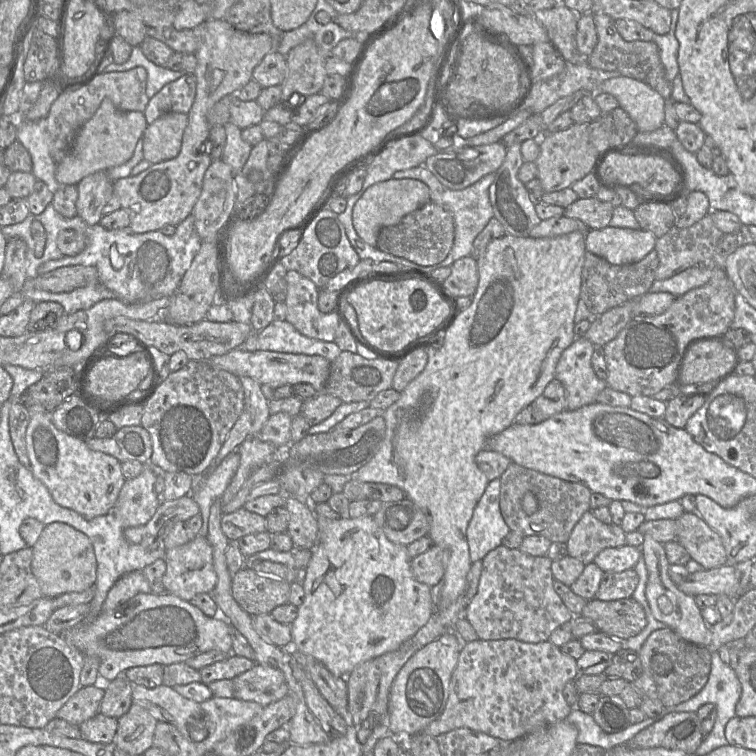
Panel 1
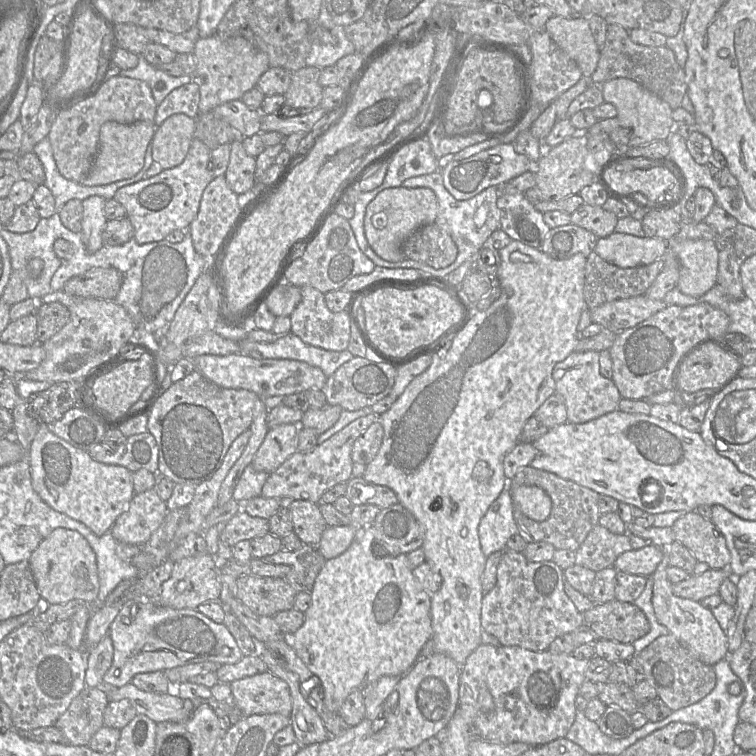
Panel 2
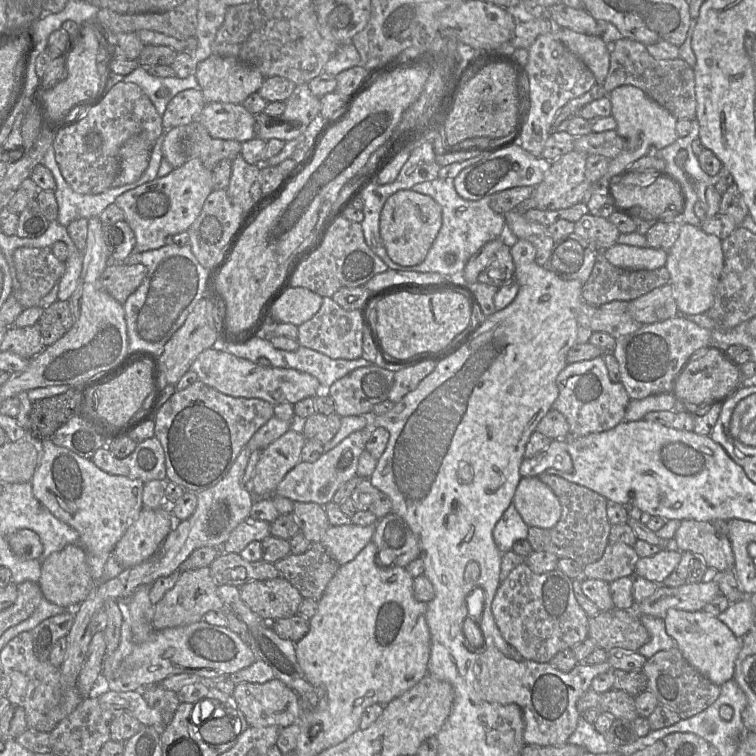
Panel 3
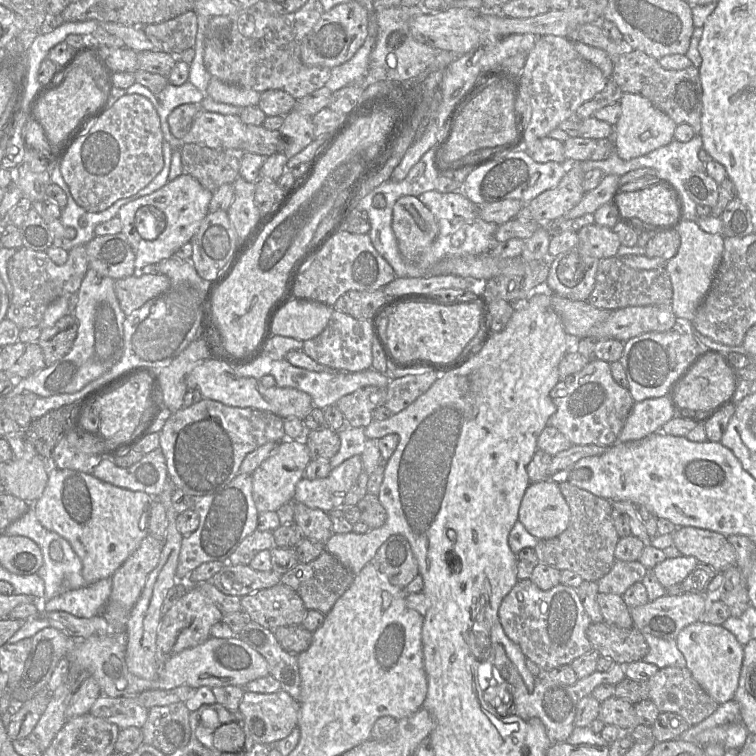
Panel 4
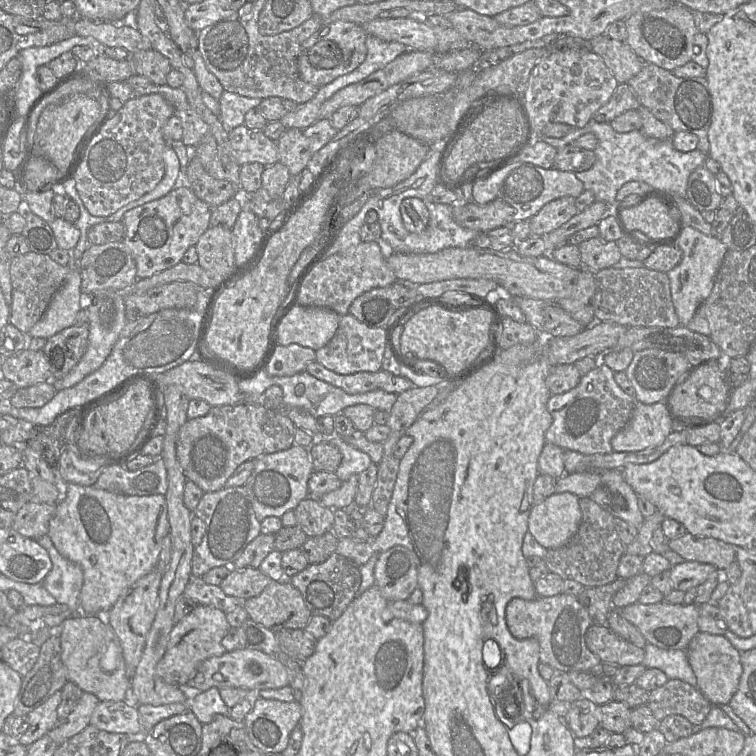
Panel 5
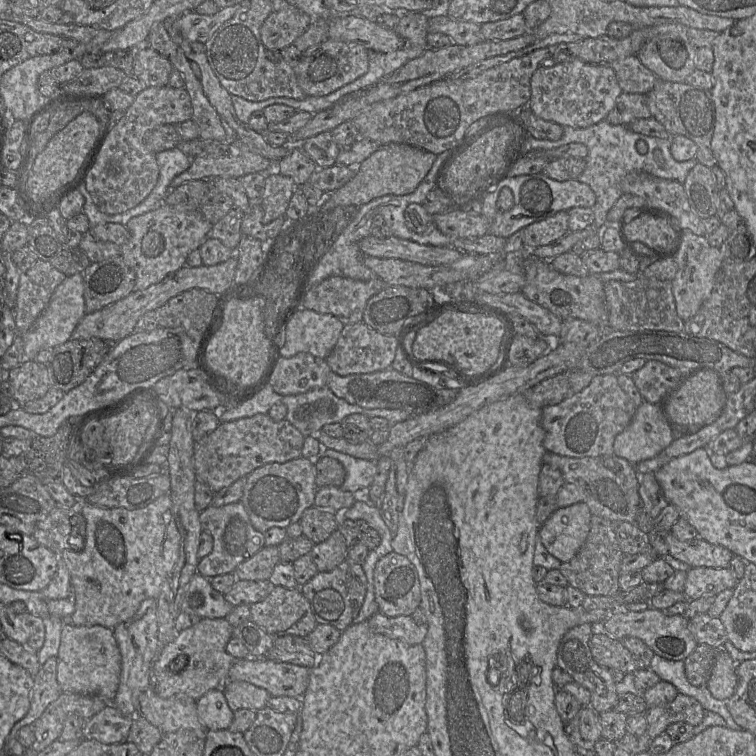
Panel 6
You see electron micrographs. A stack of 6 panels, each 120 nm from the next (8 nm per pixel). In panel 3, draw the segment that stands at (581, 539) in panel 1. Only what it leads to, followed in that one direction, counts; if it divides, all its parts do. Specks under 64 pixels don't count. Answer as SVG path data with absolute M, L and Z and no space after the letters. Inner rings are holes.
M609 543L598 561L583 567L583 574L589 579L611 583L622 577L633 577L638 559L633 547L624 543Z

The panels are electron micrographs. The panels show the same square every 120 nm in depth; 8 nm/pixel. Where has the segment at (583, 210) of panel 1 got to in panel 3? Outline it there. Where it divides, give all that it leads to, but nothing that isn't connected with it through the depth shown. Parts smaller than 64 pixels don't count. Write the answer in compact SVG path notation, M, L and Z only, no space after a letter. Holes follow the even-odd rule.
M590 213L575 223L574 232L592 242L599 251L604 251L615 245L620 235L618 228L608 219Z

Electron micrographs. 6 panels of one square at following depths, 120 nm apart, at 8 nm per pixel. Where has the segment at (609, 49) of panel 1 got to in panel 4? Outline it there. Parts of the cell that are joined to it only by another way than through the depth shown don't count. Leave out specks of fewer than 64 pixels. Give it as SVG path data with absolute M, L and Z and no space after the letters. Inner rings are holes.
M626 48L614 60L611 79L623 93L640 95L661 112L669 116L676 125L690 125L695 135L701 132L703 90L699 69L693 65L683 70L666 70L659 62L642 51Z

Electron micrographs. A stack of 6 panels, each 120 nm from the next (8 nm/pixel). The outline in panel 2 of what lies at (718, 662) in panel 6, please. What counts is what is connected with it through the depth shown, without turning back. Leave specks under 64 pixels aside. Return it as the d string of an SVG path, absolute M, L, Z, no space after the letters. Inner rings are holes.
M666 549L663 550L664 558L650 576L653 582L652 605L657 621L665 626L696 658L714 666L729 655L726 632L721 628L711 610L703 607L700 602L674 595L672 584L667 578L668 557Z

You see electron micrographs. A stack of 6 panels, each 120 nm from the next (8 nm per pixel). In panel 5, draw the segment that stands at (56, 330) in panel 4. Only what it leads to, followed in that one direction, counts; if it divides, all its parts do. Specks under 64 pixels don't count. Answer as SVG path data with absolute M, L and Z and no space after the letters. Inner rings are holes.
M88 324L72 325L46 339L43 347L53 379L68 374L84 355L89 336Z

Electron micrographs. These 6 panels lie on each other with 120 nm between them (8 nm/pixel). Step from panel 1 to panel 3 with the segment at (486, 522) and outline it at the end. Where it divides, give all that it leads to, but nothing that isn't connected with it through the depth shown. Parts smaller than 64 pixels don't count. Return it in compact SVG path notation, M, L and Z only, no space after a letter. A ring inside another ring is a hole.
M512 503L496 523L493 539L499 551L505 553L512 549L514 542L527 539L528 529Z

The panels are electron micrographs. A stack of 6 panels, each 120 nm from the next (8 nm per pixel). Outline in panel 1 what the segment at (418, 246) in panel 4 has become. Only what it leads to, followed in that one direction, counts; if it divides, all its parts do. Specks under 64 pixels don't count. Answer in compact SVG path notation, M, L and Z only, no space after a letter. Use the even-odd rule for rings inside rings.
M391 178L370 186L363 193L353 208L353 225L364 242L376 247L381 228L399 223L404 216L428 202L430 202L430 190L424 182L411 178Z

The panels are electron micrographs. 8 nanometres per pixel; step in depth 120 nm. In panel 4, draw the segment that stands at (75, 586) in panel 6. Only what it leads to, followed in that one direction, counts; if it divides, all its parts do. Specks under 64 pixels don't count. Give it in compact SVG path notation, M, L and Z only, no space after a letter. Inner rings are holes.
M49 467L45 490L33 504L35 514L48 530L66 539L82 562L87 585L112 578L115 571L149 534L149 514L154 497L141 491L114 486L94 475Z

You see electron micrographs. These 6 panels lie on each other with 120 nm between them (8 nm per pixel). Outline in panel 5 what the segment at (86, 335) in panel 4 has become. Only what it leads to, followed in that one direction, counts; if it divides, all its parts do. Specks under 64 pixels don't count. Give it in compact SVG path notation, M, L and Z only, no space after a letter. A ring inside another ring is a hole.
M100 290L90 296L81 293L81 309L85 310L89 319L89 336L86 351L77 365L64 377L53 379L51 382L57 391L72 387L81 382L86 376L99 369L109 357L118 341L126 323L126 306L124 293L114 290Z

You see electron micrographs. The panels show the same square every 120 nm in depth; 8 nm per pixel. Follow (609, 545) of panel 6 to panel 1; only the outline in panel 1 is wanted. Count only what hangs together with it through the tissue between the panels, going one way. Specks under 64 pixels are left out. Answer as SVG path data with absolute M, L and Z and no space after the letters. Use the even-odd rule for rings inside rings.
M514 462L509 464L499 479L501 514L509 529L522 537L543 536L551 542L566 544L577 522L585 512L590 511L592 492L583 484L546 475ZM527 492L533 493L538 500L538 509L531 515L526 514L522 508L522 498Z

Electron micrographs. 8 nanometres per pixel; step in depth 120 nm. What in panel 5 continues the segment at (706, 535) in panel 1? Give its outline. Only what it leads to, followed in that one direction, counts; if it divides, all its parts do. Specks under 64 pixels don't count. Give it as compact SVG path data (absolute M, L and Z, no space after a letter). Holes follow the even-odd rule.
M690 533L668 541L671 550L685 561L713 565L723 572L736 561L735 545L712 537L695 536Z

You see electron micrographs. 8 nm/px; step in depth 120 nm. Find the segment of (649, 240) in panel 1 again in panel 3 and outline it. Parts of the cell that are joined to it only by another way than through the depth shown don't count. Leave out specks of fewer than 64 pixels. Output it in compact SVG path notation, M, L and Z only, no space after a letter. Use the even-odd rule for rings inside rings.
M616 243L603 251L605 258L624 270L655 270L665 266L667 251L651 247L636 247Z

